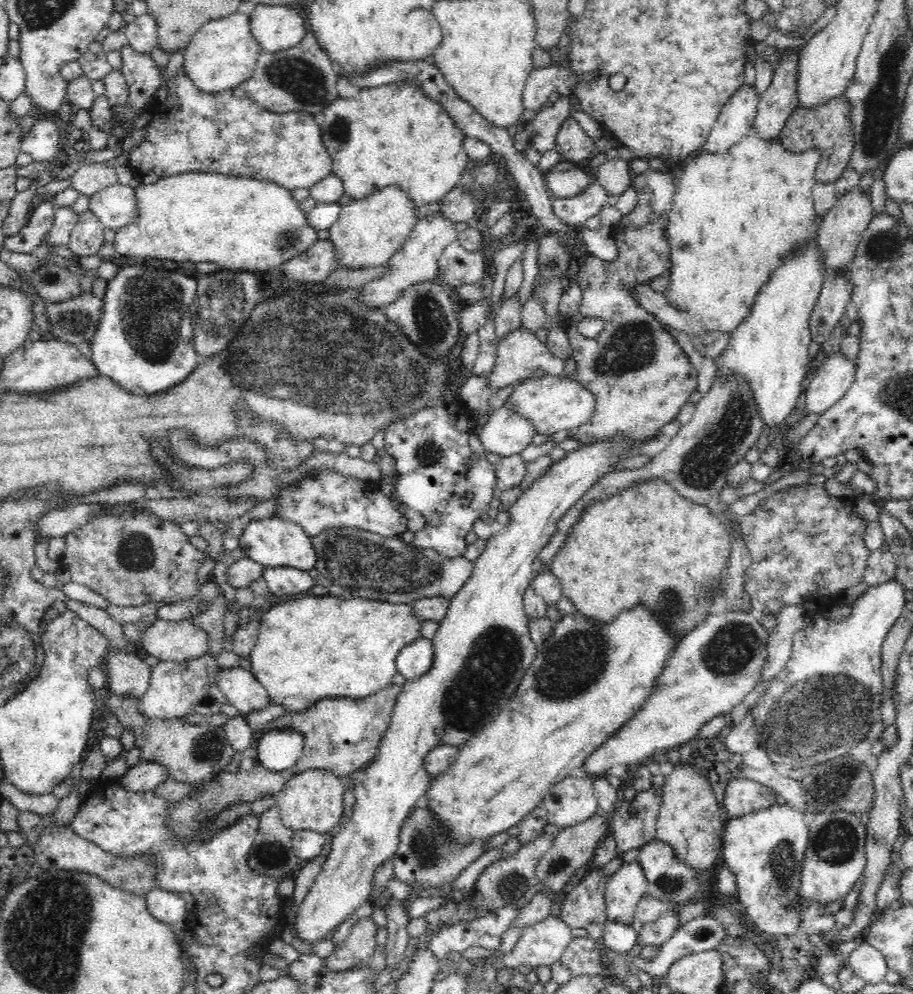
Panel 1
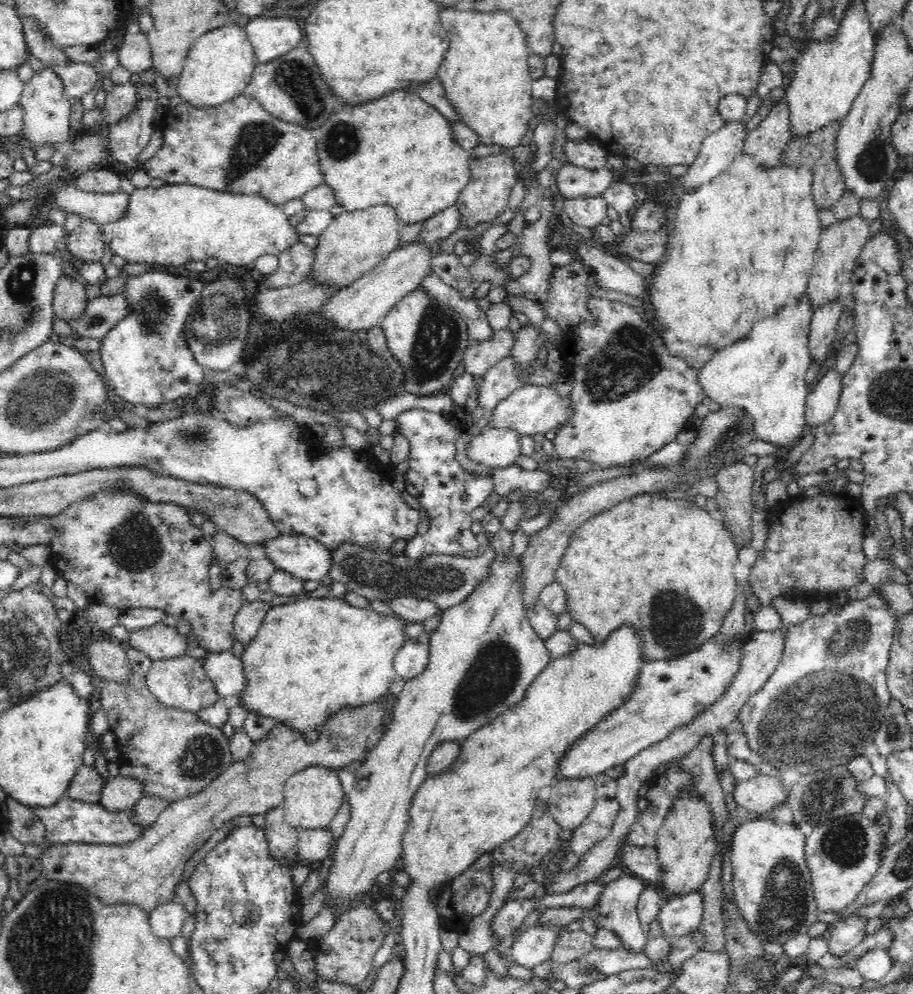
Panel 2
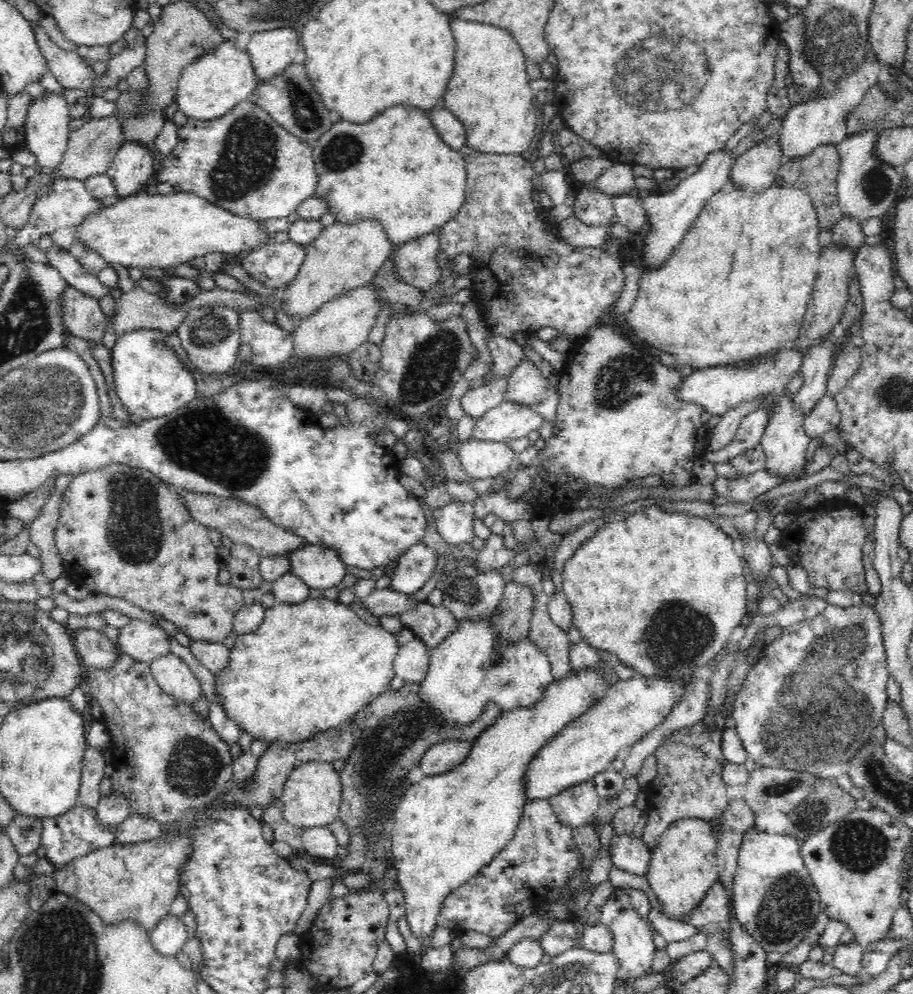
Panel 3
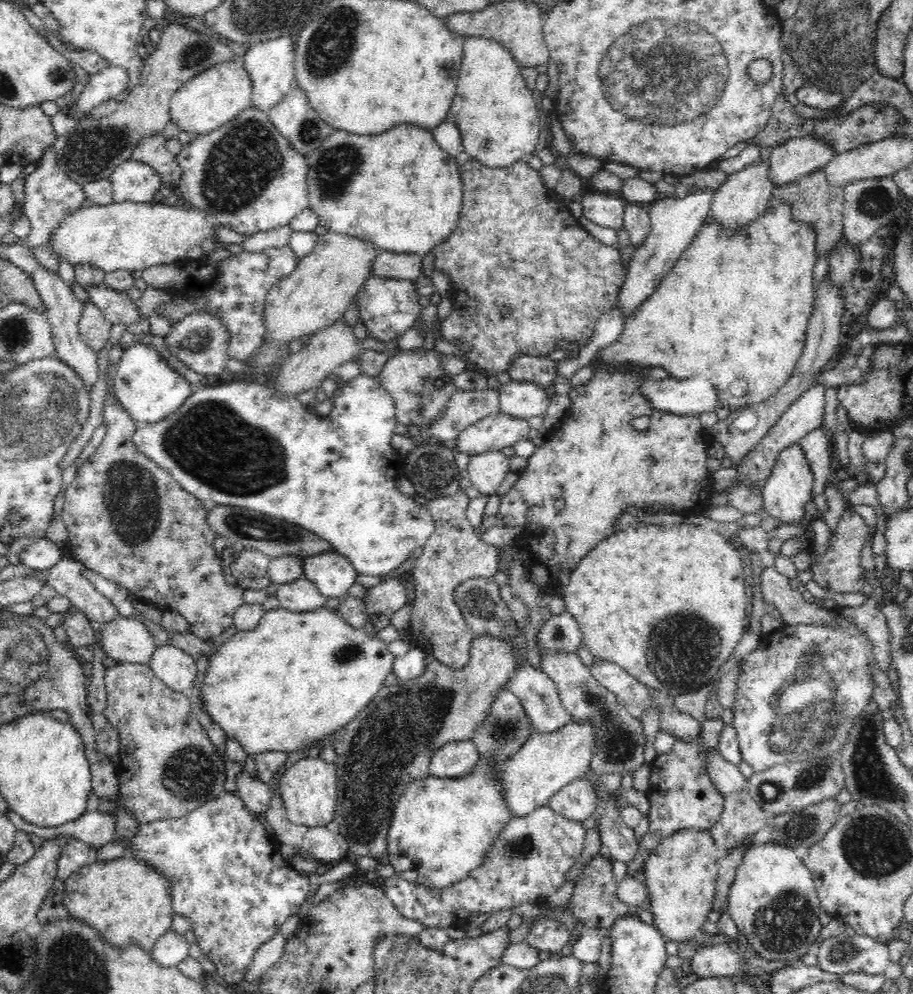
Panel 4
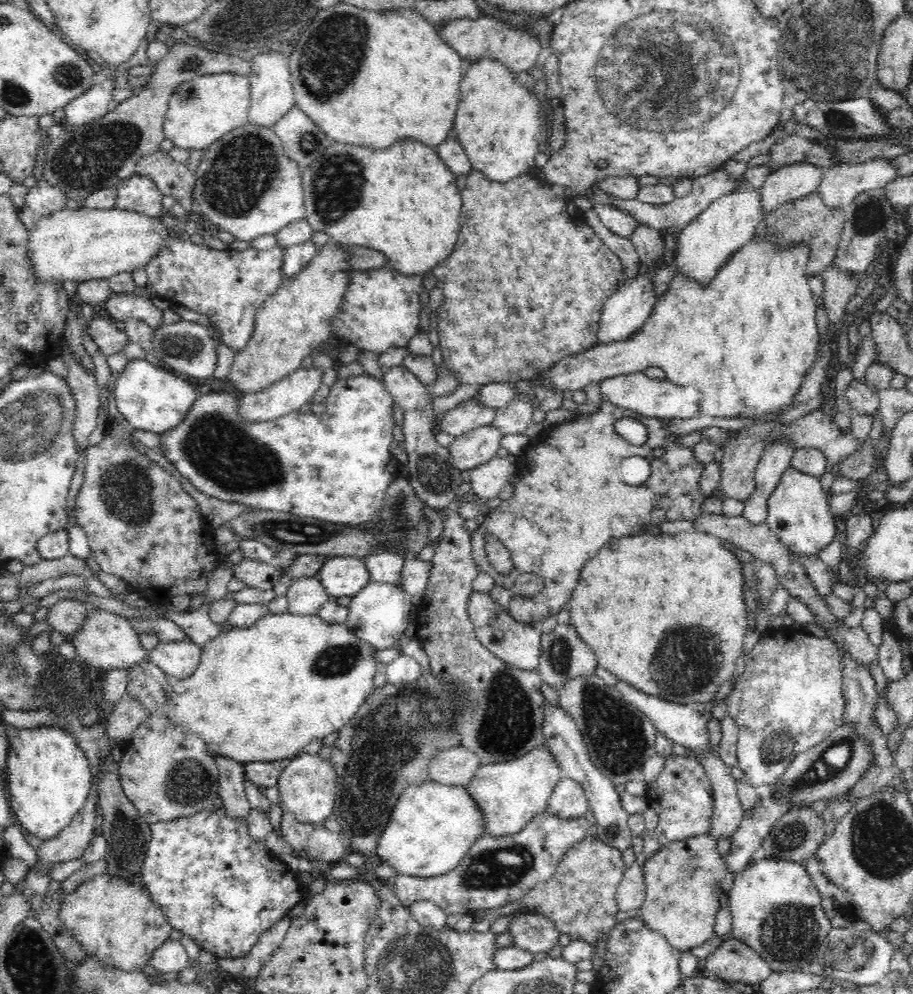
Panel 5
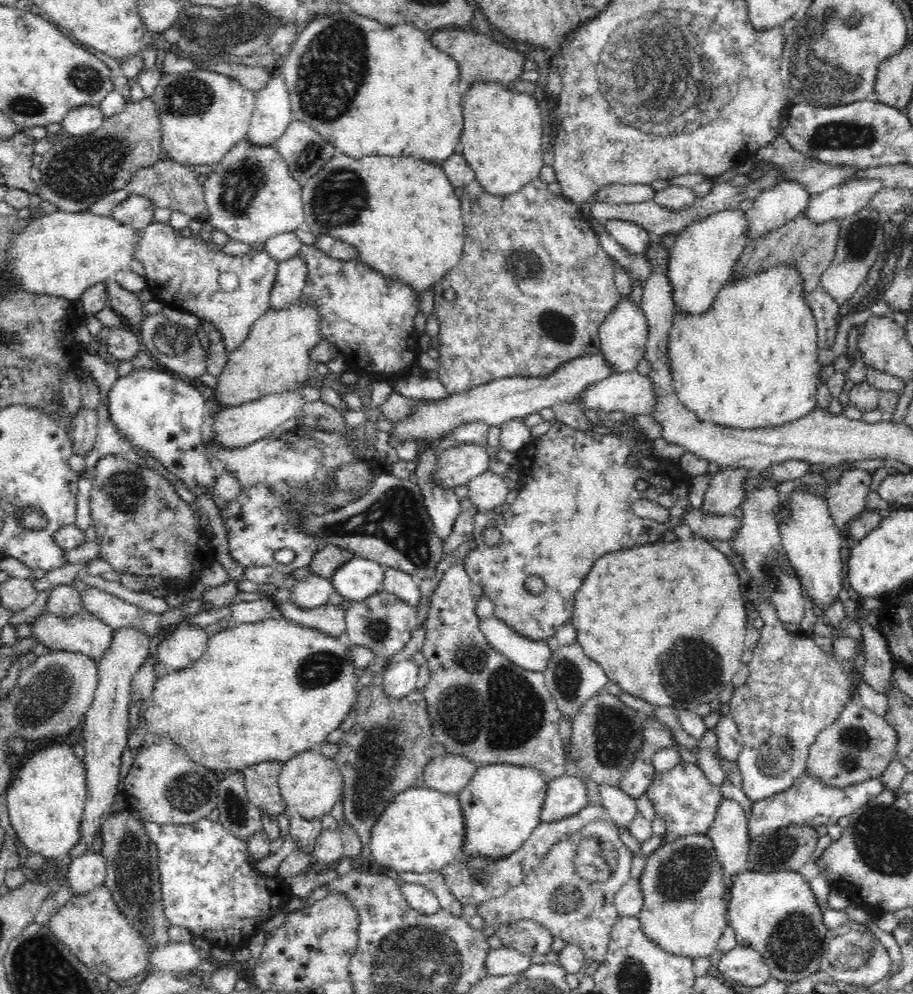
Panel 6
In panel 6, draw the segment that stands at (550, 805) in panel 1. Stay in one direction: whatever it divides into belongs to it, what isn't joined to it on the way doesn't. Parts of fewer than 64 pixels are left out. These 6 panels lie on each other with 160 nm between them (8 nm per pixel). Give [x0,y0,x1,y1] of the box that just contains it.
[541,775,588,822]

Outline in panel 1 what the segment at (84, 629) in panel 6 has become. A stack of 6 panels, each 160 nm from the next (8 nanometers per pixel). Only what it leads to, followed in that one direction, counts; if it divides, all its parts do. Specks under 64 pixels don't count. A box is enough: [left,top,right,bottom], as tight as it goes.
[141,619,208,662]

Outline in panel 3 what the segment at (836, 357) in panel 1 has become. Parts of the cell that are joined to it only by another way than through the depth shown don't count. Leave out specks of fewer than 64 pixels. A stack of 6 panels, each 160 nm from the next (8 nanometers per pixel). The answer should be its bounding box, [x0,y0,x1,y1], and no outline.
[804,392,841,439]

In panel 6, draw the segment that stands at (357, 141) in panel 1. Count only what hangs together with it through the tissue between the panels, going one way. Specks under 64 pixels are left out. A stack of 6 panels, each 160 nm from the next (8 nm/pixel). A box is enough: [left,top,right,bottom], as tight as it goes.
[301,152,464,292]

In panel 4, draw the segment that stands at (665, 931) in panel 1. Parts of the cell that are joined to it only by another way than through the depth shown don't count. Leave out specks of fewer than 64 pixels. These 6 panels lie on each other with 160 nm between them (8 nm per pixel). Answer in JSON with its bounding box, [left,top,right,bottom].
[711,840,753,913]

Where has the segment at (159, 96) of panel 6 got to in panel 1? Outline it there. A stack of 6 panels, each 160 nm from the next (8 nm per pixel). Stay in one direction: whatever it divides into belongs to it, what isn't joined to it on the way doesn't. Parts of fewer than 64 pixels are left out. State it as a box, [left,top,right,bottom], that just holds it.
[183,8,261,92]

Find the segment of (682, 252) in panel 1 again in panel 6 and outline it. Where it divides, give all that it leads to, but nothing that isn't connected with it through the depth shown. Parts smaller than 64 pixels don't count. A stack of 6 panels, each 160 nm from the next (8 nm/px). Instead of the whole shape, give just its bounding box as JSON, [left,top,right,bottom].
[391,262,820,443]

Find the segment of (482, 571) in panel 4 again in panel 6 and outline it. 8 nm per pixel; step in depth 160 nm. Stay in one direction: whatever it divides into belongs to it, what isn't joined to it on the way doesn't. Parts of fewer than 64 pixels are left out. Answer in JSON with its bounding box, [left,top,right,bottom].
[420,558,566,781]

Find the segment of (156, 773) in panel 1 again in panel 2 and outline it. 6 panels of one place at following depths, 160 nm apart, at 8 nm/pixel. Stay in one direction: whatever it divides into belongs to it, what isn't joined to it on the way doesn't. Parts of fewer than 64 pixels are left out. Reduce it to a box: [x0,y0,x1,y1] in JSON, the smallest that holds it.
[99,774,145,810]

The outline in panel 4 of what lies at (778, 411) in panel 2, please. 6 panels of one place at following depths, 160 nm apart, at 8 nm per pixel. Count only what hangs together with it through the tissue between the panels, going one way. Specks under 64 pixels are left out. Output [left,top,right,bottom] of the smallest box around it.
[642,376,815,530]

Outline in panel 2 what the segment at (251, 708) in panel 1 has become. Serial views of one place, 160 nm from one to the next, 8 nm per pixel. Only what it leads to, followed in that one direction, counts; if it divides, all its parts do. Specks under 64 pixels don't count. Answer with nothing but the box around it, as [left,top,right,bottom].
[203,651,247,700]

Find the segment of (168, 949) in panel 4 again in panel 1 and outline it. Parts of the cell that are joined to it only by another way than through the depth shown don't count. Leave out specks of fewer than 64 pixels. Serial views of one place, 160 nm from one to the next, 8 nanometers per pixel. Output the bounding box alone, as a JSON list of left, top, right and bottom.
[145,889,189,924]

